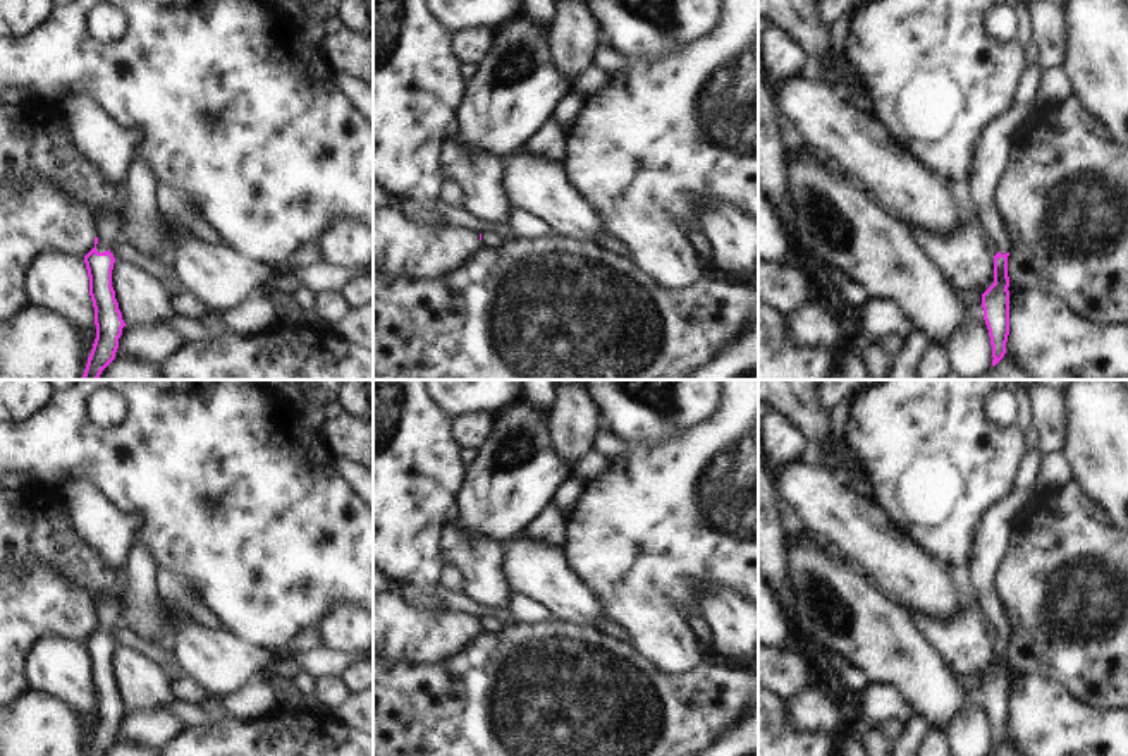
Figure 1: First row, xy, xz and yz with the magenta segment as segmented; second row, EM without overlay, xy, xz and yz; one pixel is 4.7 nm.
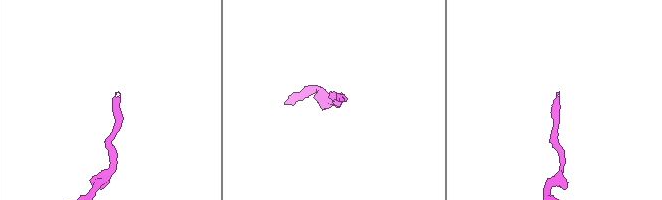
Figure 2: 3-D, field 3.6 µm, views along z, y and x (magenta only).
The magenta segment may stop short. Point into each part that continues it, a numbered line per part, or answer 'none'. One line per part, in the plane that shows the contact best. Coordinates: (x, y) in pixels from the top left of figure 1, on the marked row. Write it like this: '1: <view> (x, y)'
1: xy (107, 222).

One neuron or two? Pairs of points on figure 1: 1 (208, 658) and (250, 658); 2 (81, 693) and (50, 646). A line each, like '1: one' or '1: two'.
1: one
2: one

